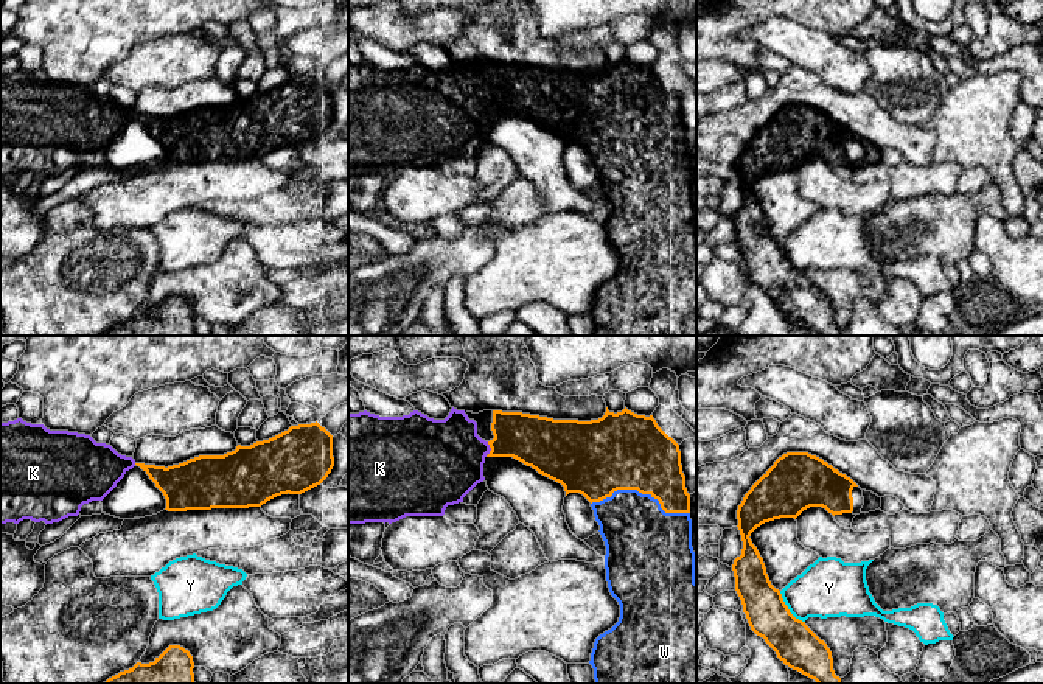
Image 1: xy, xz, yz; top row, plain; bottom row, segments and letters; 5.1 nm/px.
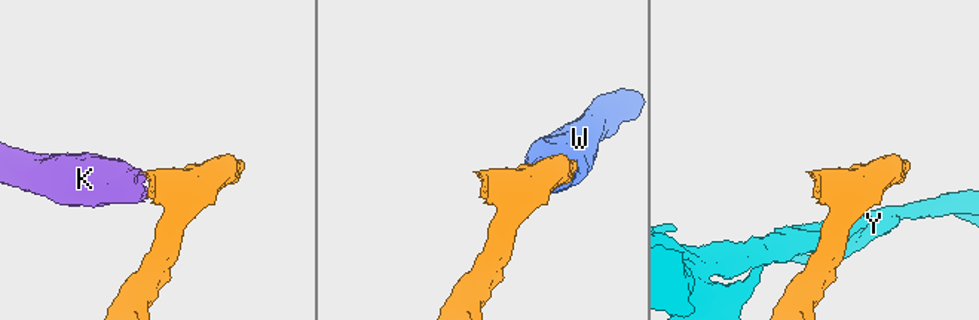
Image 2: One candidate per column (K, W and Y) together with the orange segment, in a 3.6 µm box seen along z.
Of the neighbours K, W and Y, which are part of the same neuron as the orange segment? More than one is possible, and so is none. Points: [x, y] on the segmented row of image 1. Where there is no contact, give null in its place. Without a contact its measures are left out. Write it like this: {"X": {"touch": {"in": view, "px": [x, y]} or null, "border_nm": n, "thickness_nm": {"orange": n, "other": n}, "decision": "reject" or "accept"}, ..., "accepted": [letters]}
{"K": {"touch": {"in": "xz", "px": [491, 450]}, "border_nm": 80, "thickness_nm": {"orange": 260, "other": 400}, "decision": "accept"}, "W": {"touch": {"in": "xz", "px": [642, 493]}, "border_nm": 500, "thickness_nm": {"orange": 400, "other": 380}, "decision": "accept"}, "Y": {"touch": {"in": "yz", "px": [787, 608]}, "border_nm": 220, "thickness_nm": {"orange": 220, "other": 300}, "decision": "reject"}, "accepted": ["K", "W"]}

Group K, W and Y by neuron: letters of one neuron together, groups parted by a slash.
K W / Y

